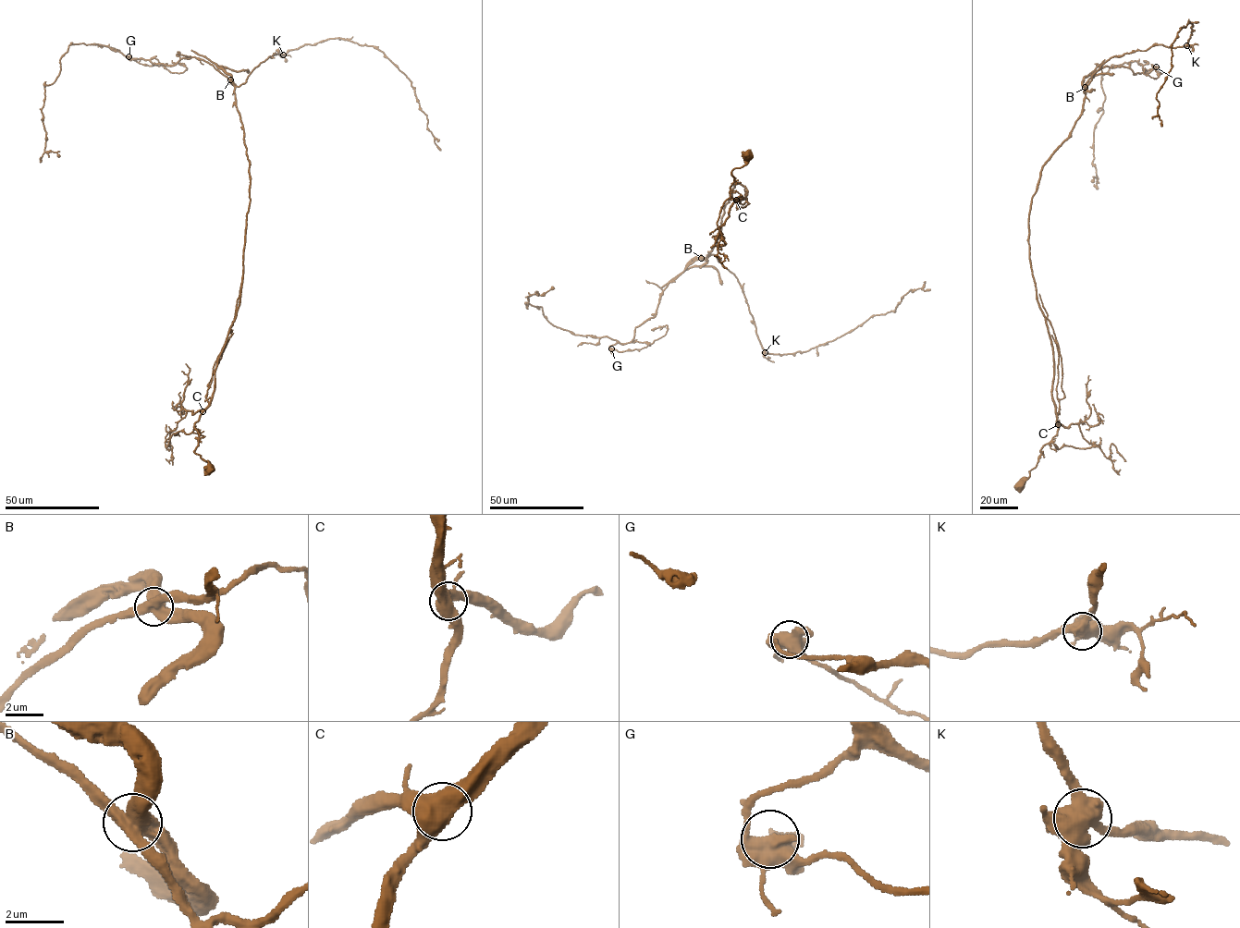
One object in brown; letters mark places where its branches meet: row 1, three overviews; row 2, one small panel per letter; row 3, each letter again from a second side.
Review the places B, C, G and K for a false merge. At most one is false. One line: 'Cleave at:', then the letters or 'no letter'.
Cleave at: B

